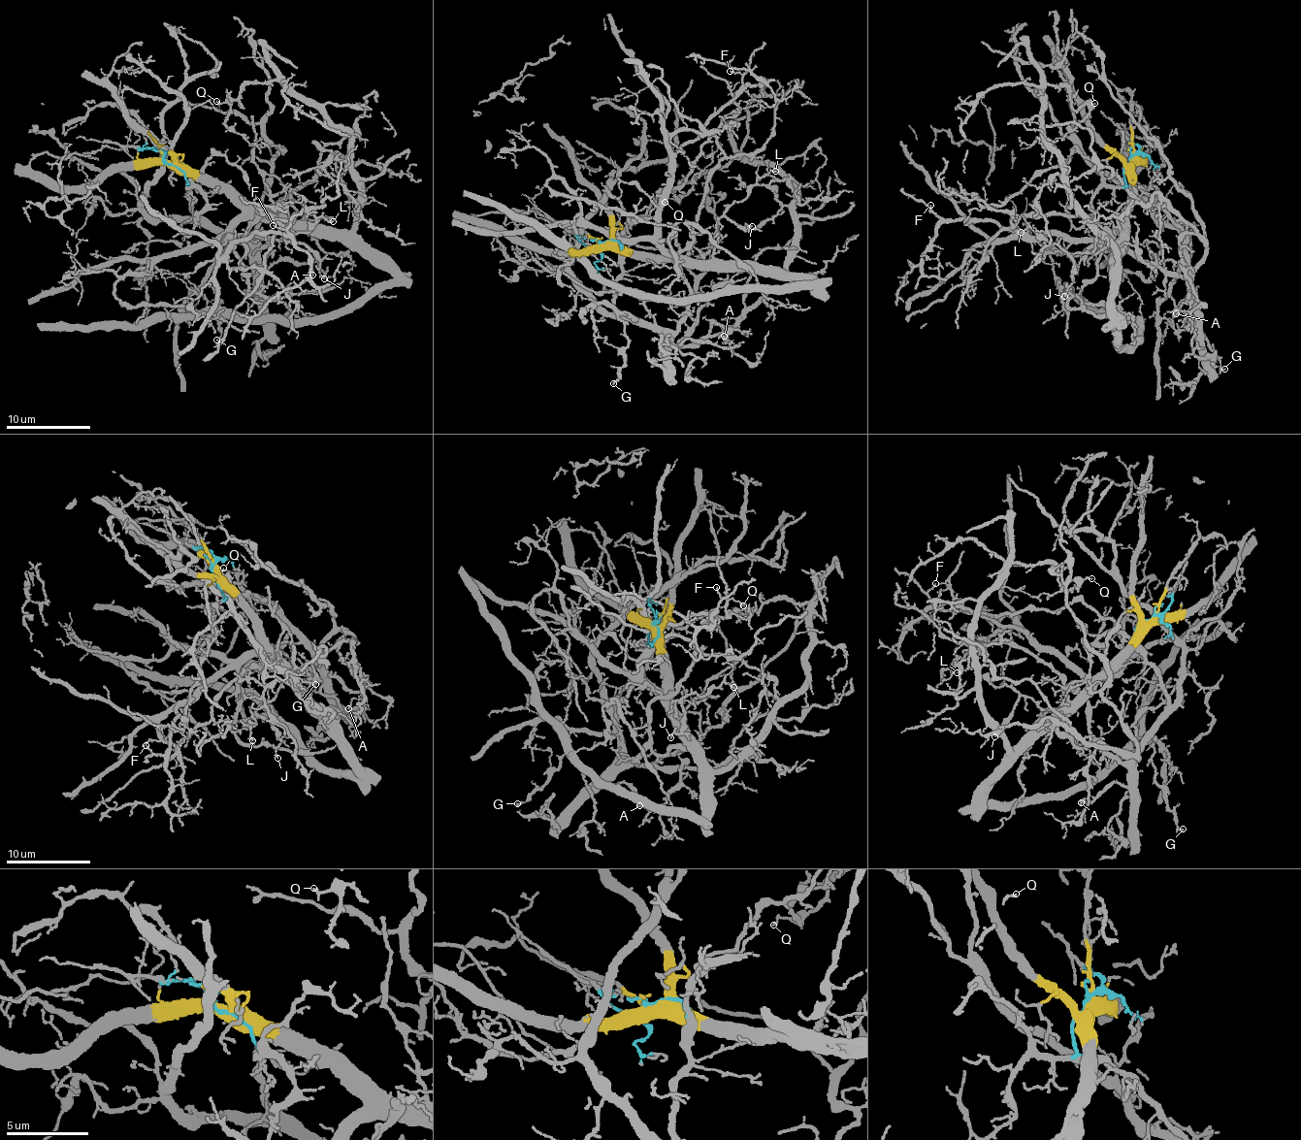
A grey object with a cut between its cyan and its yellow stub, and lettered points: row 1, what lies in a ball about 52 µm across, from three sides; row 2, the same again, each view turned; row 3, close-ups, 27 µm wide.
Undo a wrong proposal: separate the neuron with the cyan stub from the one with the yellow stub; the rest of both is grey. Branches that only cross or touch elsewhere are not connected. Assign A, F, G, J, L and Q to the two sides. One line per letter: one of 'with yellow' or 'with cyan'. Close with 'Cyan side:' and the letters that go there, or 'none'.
A: with cyan
F: with yellow
G: with cyan
J: with yellow
L: with yellow
Q: with yellow
Cyan side: A, G

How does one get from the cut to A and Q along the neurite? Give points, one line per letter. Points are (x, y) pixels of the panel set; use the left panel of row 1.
A: (166, 160), (191, 182), (191, 209), (266, 268), (317, 258), (313, 276)
Q: (166, 160), (257, 210), (352, 227), (351, 136), (275, 81), (246, 83), (241, 107), (216, 101)

